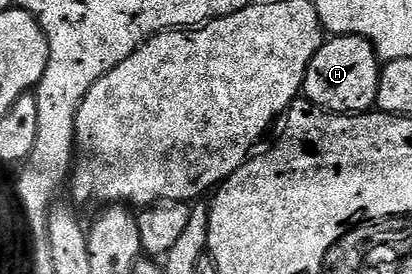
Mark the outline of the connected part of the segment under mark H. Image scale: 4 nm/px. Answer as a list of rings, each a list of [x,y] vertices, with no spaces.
[[[352,34],[328,37],[305,72],[302,97],[312,107],[333,114],[361,114],[370,111],[377,100],[380,69],[381,59],[375,47],[364,38]]]

